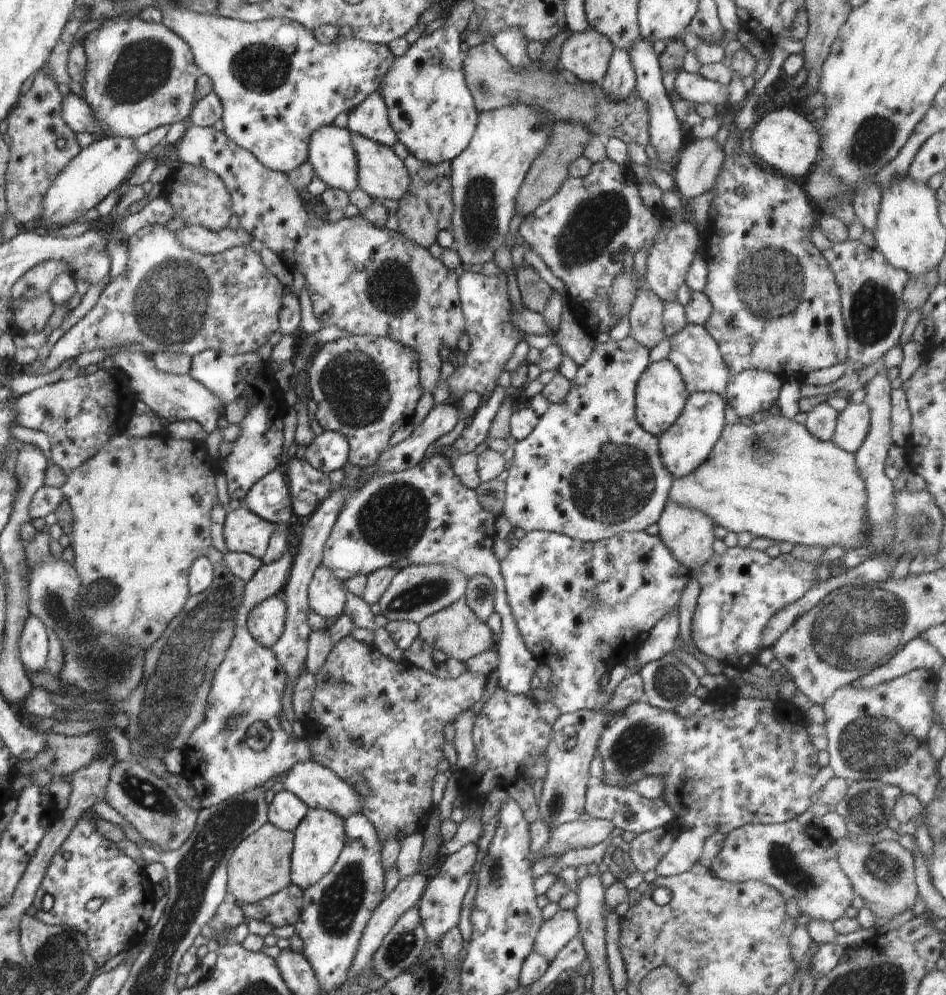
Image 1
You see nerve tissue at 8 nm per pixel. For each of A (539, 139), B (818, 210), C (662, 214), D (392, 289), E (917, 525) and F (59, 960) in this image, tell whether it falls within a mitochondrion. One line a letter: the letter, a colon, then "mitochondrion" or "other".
A: other
B: other
C: other
D: mitochondrion
E: mitochondrion
F: mitochondrion

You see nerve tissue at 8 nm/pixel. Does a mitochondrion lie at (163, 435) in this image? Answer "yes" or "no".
no

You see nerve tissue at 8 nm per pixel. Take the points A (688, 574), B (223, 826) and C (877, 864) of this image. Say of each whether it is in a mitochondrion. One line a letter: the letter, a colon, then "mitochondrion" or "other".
A: other
B: mitochondrion
C: mitochondrion

